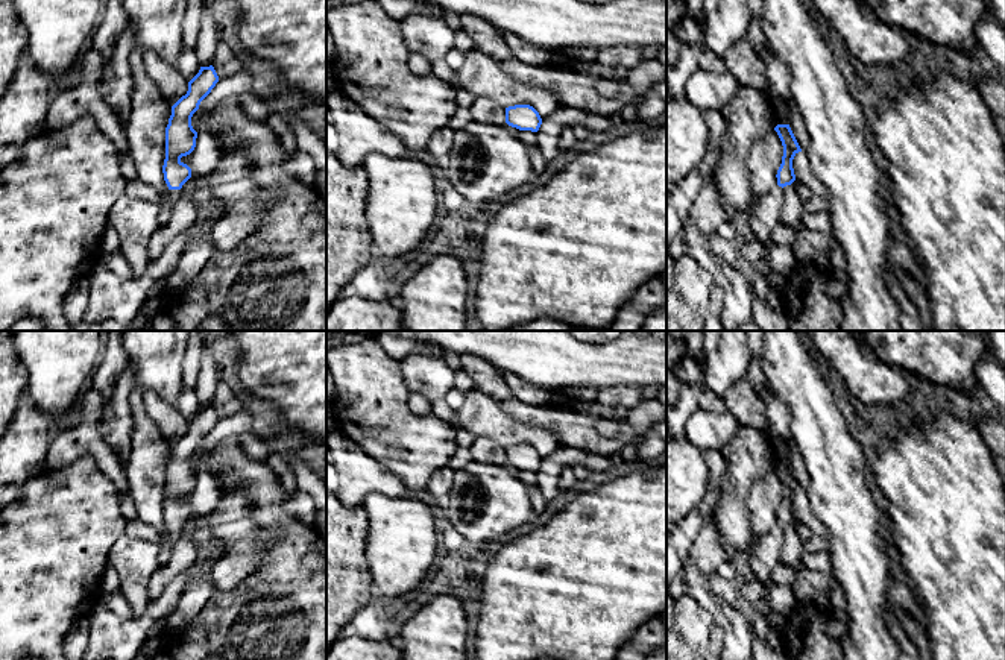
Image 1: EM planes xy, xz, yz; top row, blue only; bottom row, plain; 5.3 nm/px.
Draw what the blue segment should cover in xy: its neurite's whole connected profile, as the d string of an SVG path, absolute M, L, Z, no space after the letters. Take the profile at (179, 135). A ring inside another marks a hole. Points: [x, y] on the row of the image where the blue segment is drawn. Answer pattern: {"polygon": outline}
{"polygon": "M213 65L200 67L188 82L188 91L173 106L165 127L165 159L162 165L164 181L169 187L167 203L172 208L184 194L182 185L191 178L191 168L181 161L196 147L197 132L191 126L191 117L200 102L219 82Z"}

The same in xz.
{"polygon": "M515 105L506 108L506 123L519 130L537 132L542 124L542 118L533 106Z"}

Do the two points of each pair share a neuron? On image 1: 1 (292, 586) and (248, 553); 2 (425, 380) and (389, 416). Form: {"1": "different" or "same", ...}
{"1": "different", "2": "different"}

